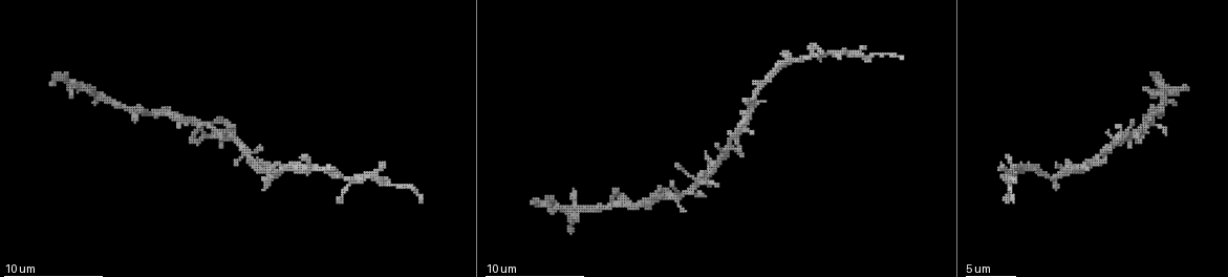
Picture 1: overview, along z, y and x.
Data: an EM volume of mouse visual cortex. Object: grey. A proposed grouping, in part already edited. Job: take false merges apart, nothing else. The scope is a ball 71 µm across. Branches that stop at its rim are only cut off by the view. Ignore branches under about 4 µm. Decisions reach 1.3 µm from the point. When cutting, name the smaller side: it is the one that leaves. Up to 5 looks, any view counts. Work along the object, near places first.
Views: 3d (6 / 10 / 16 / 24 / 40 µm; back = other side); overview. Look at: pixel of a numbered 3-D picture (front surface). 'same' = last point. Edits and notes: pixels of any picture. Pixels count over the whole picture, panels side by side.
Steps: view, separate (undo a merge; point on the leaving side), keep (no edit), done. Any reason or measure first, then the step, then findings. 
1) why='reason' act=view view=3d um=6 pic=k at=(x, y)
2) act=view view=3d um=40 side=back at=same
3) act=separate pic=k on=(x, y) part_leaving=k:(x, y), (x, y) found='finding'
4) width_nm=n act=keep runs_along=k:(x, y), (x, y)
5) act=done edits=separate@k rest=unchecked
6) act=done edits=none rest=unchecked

why='side arm on a straight run' act=view view=3d um=10 pic=1 at=(858, 52)

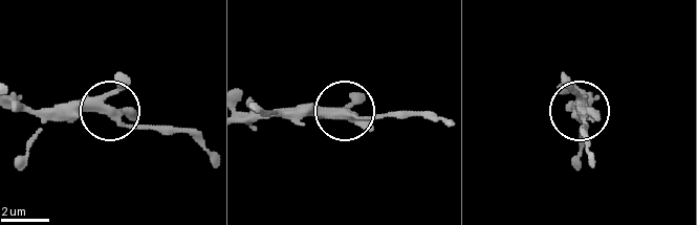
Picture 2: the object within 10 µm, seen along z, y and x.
arms=3 act=keep found='continuous, no second neuron'

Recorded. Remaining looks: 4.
act=view view=3d um=6 pic=1 at=(751, 104)

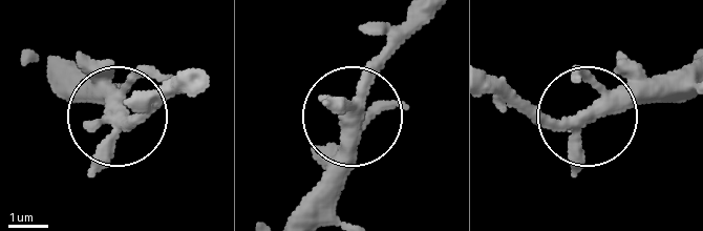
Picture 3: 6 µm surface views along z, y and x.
act=keep runs_along=3:(62, 70), (129, 124), (192, 93) found='continuous, no second neuron'

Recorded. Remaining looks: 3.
why='four or more arms meet' act=view view=3d um=6 pic=1 at=(247, 155)

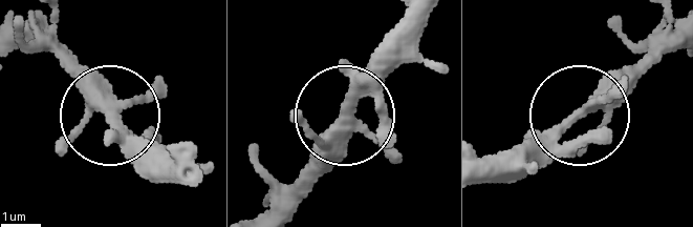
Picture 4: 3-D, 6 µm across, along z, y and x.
width_nm=280 act=keep runs_along=4:(574, 117), (520, 170) found='continuous, no second neuron'

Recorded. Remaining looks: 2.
act=done edits=none rest=unchecked

